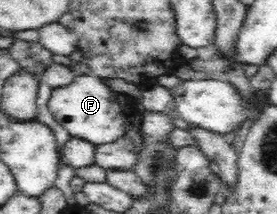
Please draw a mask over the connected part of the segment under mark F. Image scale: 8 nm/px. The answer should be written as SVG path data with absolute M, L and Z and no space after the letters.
M95 75L78 76L68 86L53 88L47 106L57 123L61 123L69 135L95 145L117 141L120 137L126 136L135 125L139 125L141 120L141 114L133 99L123 97L119 92L115 93Z

